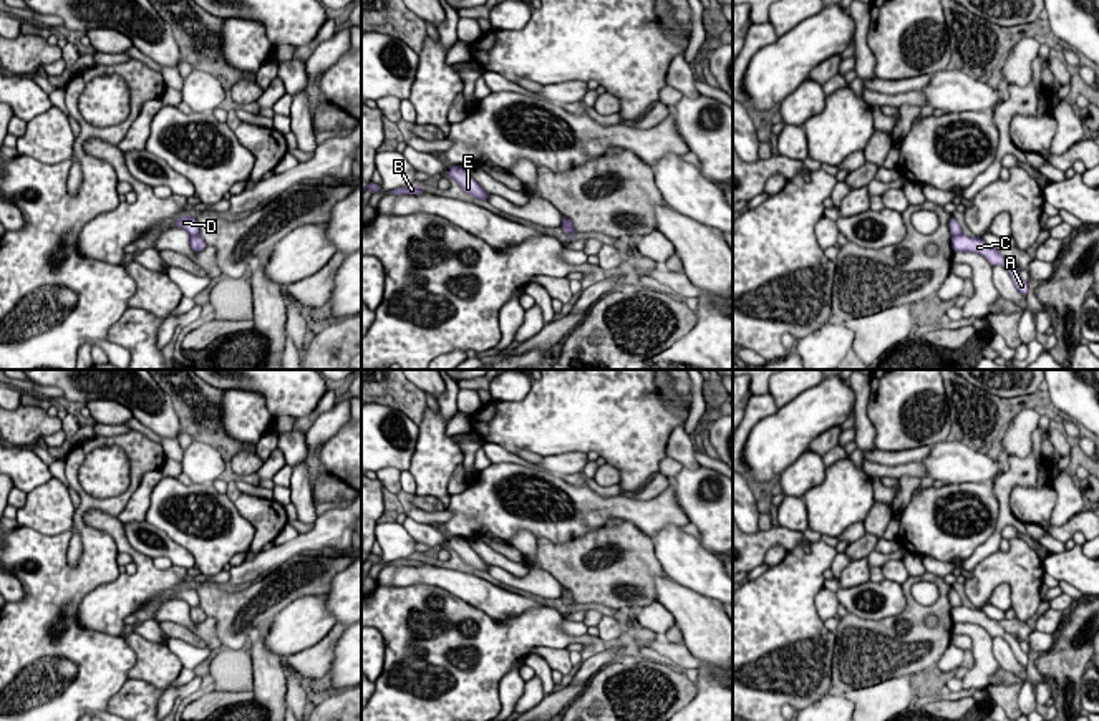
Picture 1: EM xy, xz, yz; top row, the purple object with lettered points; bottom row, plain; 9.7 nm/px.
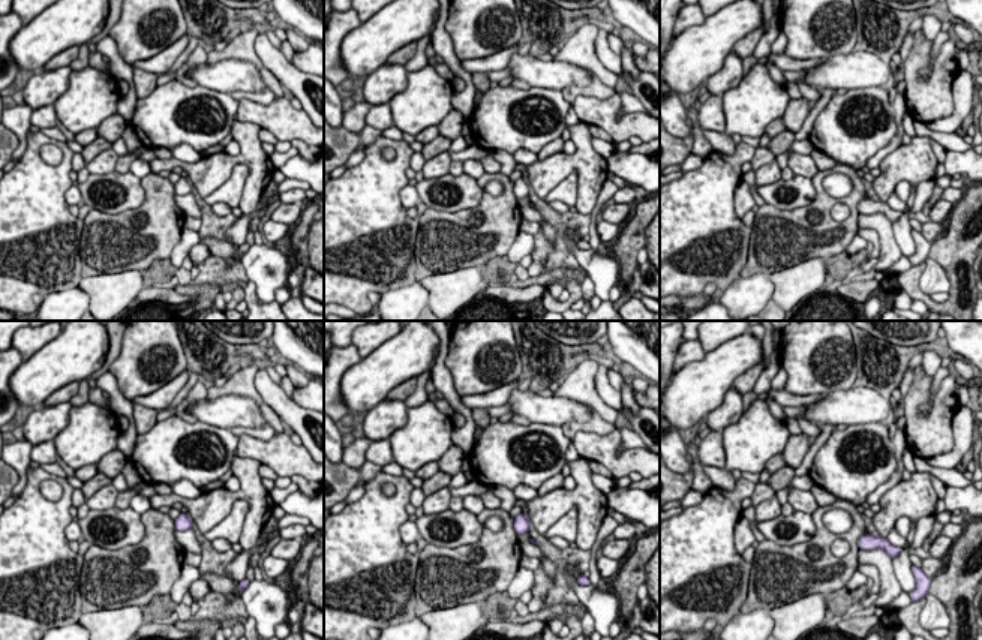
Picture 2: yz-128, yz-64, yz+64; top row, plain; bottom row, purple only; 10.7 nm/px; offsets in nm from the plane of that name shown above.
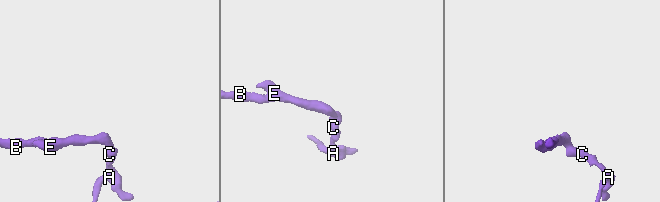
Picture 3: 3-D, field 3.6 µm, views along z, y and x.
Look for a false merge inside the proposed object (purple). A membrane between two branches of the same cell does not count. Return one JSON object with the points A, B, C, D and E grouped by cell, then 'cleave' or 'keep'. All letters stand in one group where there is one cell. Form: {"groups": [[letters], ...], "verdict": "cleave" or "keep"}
{"groups": [["A", "C"], ["B", "D", "E"]], "verdict": "cleave"}

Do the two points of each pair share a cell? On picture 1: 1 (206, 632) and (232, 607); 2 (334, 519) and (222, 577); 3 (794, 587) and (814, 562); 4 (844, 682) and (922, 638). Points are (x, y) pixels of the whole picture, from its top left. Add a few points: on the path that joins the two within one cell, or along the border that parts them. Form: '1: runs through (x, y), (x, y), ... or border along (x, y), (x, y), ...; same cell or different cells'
1: border along (208, 615), (216, 624), (216, 637), (221, 647); different cells
2: border along (229, 570), (226, 585); different cells
3: runs through (796, 580), (808, 569); same cell
4: runs through (864, 662), (876, 650), (902, 645); same cell

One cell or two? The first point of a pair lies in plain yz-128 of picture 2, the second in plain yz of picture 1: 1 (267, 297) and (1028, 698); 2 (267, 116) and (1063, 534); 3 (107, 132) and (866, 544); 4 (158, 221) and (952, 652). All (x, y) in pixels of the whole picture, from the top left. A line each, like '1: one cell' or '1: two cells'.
1: two cells
2: one cell
3: one cell
4: two cells

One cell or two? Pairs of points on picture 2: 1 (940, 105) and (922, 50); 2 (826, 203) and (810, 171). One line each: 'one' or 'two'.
1: one
2: two

